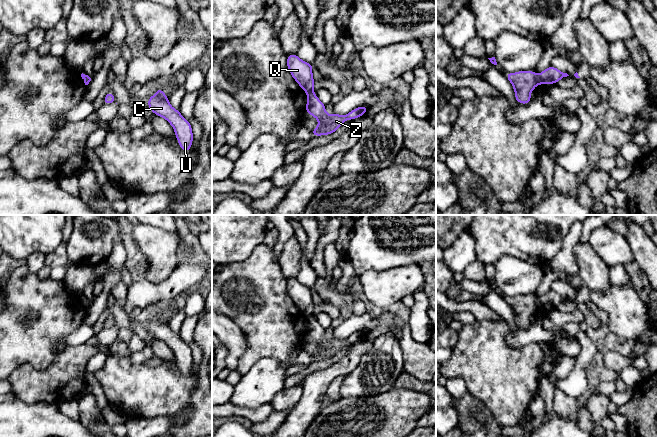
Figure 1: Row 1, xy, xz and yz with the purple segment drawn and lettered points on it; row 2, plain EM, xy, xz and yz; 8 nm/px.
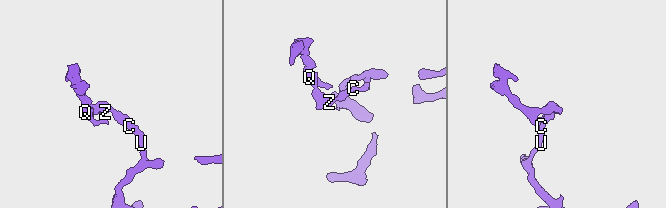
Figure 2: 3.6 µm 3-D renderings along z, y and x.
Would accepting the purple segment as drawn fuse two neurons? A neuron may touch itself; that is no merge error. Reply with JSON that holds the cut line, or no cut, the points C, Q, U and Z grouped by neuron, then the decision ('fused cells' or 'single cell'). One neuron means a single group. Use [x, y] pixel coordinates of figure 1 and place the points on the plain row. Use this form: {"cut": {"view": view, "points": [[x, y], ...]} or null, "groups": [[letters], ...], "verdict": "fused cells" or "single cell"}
{"cut": {"view": "yz", "points": [[536, 300], [538, 307]]}, "groups": [["C", "U", "Z"], ["Q"]], "verdict": "fused cells"}

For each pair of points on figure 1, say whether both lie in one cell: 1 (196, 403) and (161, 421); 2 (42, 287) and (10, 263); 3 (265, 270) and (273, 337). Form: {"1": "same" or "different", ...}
{"1": "different", "2": "different", "3": "same"}

